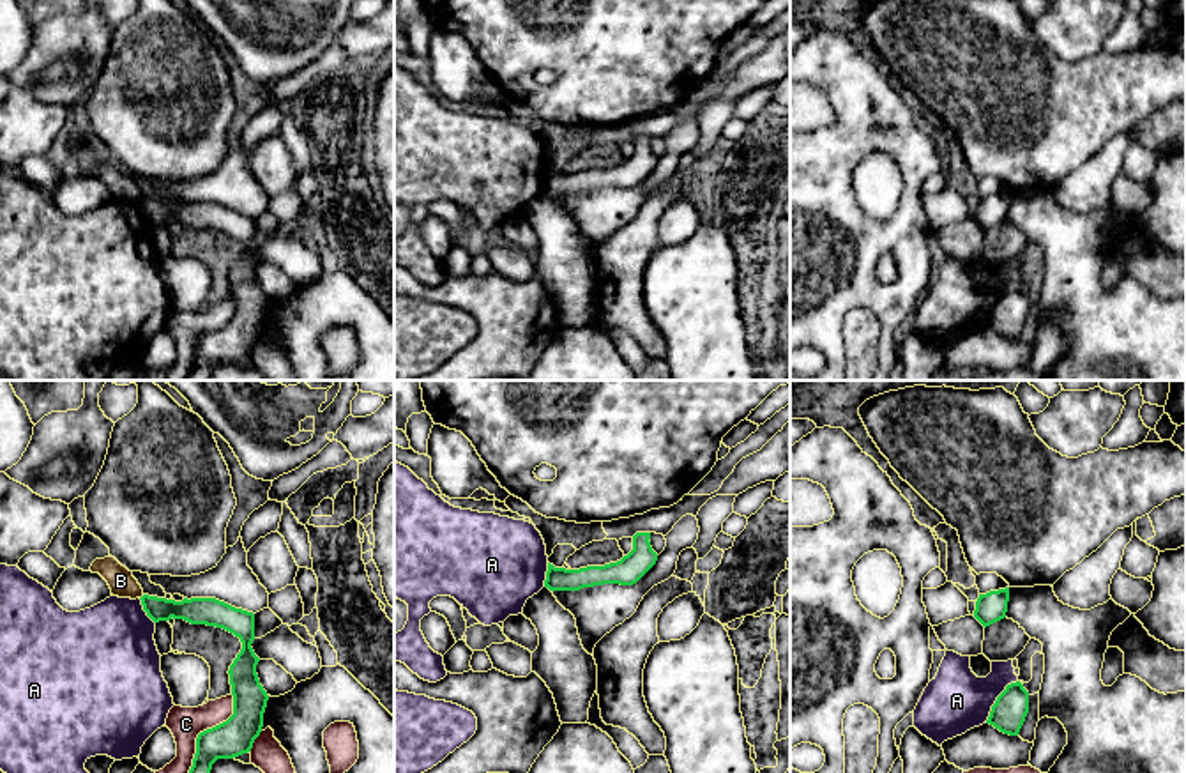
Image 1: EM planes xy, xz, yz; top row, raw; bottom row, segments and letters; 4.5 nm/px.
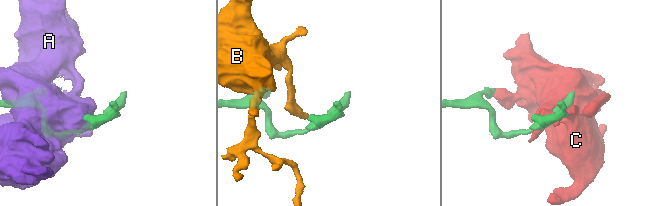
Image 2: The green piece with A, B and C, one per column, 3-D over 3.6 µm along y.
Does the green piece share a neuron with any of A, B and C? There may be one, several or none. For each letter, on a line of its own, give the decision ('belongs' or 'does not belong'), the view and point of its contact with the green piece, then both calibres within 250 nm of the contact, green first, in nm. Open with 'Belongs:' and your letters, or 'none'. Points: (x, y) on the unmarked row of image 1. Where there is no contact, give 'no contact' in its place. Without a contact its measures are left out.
Belongs: none
A: does not belong; contact yz (997, 303); calibres 160 and 280 nm
B: does not belong; contact xy (142, 200); calibres 120 and 120 nm
C: does not belong; contact xy (204, 335); calibres 170 and 150 nm

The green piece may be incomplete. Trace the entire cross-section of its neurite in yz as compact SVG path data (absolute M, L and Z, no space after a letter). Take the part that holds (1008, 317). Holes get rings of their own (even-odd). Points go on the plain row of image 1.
M1016 285L1007 288L1006 294L997 301L986 327L993 329L1004 338L1018 340L1027 317L1029 295L1020 285Z

